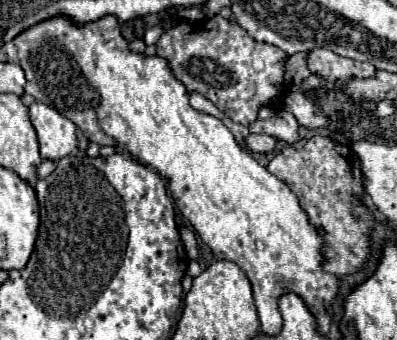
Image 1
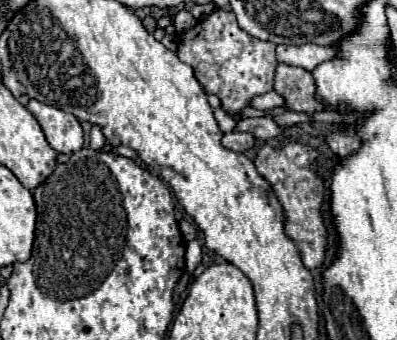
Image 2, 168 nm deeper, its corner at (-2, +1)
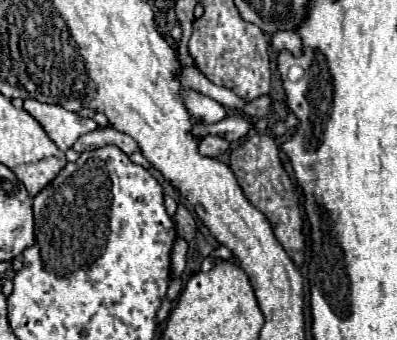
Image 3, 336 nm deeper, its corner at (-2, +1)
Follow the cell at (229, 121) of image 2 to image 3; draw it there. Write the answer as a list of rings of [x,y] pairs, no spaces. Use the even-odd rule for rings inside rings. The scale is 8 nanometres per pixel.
[[[194,89],[184,91],[184,105],[186,105],[186,111],[190,113],[190,119],[200,119],[204,123],[218,123],[226,117],[224,105]]]

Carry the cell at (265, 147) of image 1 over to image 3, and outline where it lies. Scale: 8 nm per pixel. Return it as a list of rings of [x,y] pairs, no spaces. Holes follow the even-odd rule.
[[[204,137],[200,143],[198,143],[198,151],[206,157],[220,157],[222,153],[226,153],[230,149],[230,143],[220,139],[220,137]]]

